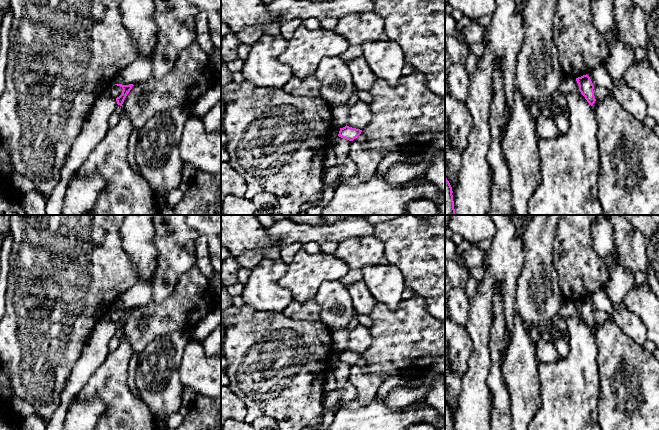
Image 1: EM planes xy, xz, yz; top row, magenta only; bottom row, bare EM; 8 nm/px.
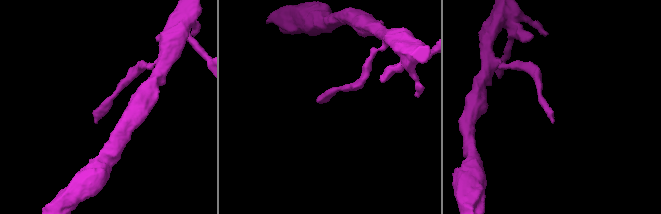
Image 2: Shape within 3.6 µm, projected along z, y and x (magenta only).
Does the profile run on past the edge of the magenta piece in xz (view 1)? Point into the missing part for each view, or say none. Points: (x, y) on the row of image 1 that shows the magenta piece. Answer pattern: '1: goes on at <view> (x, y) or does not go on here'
1: does not go on here

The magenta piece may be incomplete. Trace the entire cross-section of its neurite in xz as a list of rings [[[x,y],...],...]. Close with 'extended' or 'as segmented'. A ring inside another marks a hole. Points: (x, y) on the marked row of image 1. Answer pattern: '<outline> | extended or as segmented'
[[[346,125],[345,127],[340,128],[338,136],[349,141],[353,141],[361,134],[361,132],[362,130],[360,129],[352,128]]] | as segmented

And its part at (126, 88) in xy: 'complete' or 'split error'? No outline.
complete

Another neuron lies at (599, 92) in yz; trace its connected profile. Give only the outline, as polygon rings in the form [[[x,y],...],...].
[[[624,78],[617,81],[617,82],[614,82],[613,86],[611,88],[594,86],[593,91],[594,91],[595,99],[600,100],[600,99],[612,96],[613,95],[613,89],[615,87],[619,87],[619,86],[622,86],[622,85],[626,85]]]

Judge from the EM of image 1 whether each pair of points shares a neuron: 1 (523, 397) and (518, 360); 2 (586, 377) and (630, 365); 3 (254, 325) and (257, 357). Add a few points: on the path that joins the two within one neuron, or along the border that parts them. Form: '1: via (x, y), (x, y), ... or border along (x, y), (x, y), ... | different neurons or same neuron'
1: via (523, 388), (520, 369) | same neuron
2: border along (597, 350), (599, 397) | different neurons
3: via (253, 333), (253, 343), (257, 349) | same neuron

